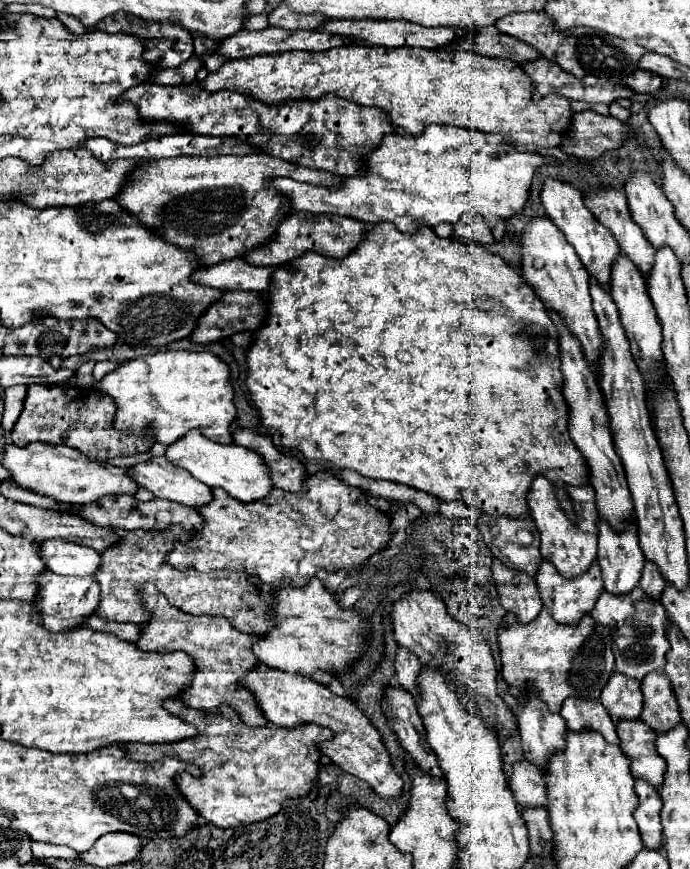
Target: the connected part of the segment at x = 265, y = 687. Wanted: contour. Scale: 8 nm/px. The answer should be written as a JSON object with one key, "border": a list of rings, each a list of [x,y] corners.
{"border":[[[253,669],[243,679],[245,687],[255,695],[263,715],[279,727],[297,727],[303,723],[317,723],[335,731],[335,739],[319,745],[319,751],[327,755],[337,767],[369,783],[373,791],[381,797],[401,797],[403,781],[393,771],[391,755],[385,749],[379,731],[369,723],[369,719],[357,709],[357,705],[345,697],[335,695],[327,685],[313,681],[311,677],[285,673],[277,669]]]}

